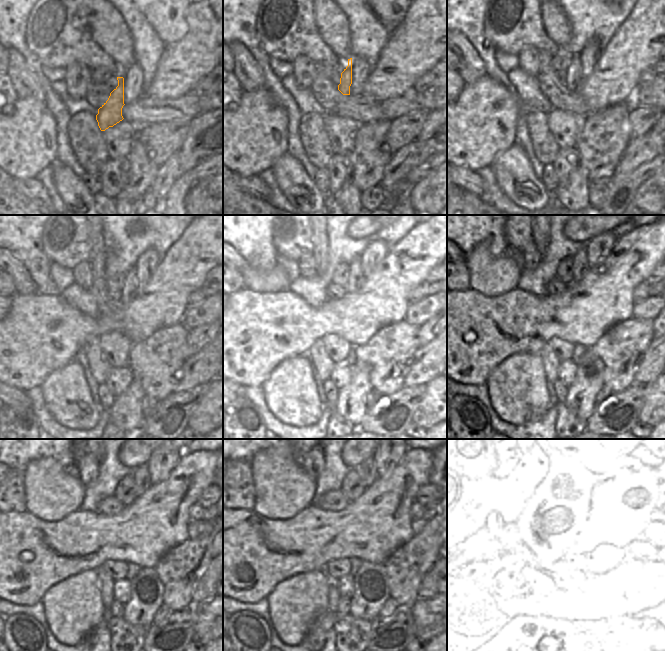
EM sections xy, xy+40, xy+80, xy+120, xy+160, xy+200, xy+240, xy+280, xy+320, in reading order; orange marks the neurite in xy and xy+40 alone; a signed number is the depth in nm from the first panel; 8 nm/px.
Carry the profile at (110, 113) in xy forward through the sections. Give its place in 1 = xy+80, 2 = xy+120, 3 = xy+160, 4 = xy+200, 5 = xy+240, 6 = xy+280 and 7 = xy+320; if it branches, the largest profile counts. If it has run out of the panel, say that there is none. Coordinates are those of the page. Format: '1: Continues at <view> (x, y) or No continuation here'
1: Continues at xy+80 (573, 72)
2: Continues at xy+120 (128, 291)
3: Continues at xy+160 (355, 279)
4: Continues at xy+200 (580, 265)
5: Continues at xy+240 (142, 477)
6: Continues at xy+280 (367, 469)
7: Continues at xy+320 (594, 463).

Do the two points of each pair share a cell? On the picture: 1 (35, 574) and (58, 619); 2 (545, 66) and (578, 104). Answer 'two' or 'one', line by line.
1: two
2: one

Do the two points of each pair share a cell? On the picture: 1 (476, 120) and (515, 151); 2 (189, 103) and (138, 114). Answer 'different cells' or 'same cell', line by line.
1: different cells
2: same cell

